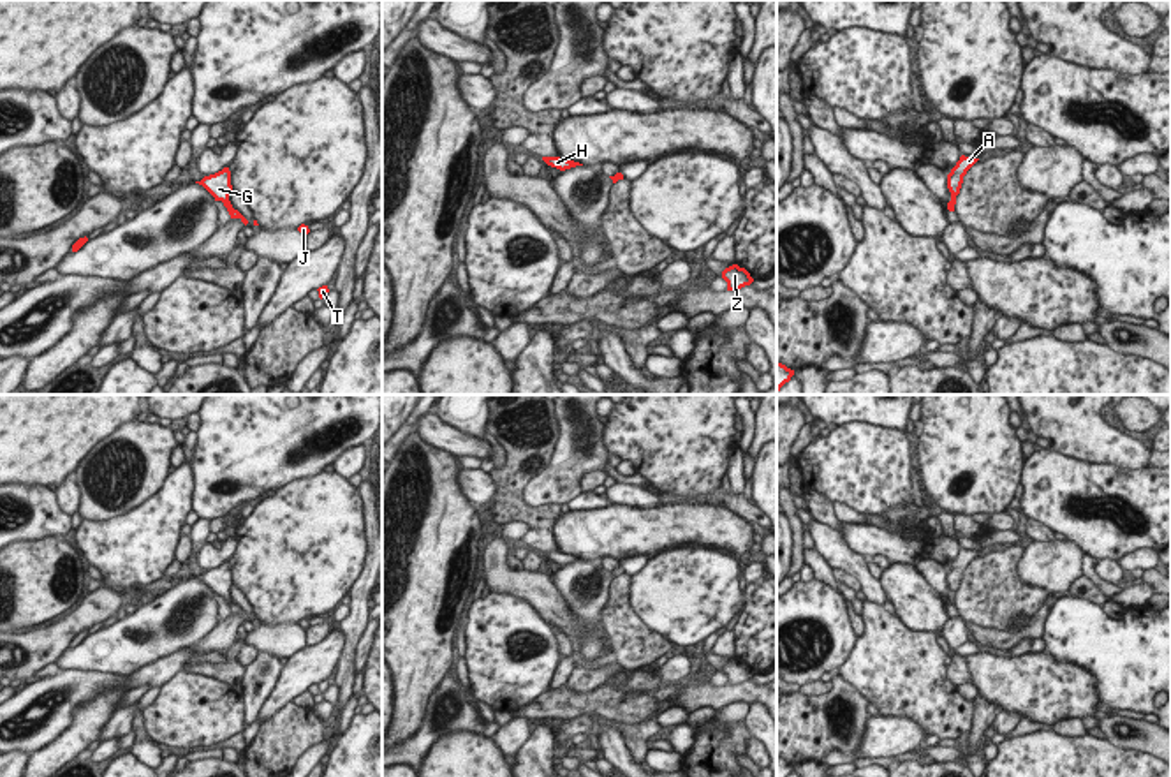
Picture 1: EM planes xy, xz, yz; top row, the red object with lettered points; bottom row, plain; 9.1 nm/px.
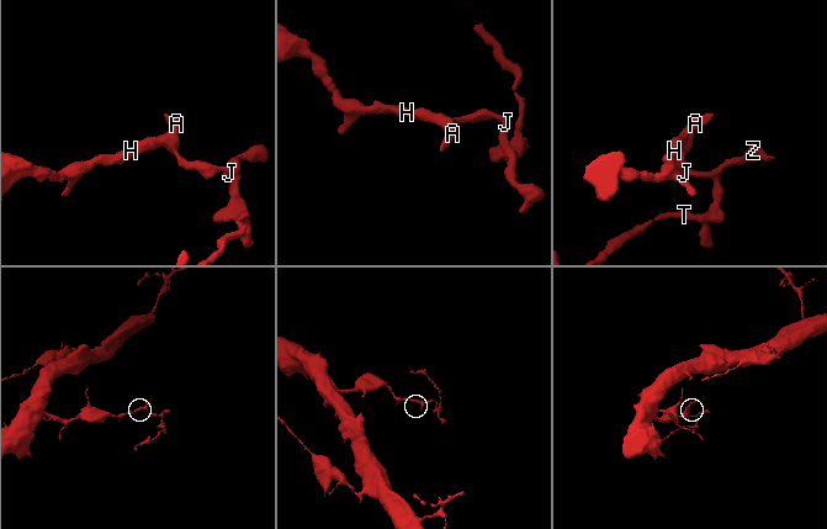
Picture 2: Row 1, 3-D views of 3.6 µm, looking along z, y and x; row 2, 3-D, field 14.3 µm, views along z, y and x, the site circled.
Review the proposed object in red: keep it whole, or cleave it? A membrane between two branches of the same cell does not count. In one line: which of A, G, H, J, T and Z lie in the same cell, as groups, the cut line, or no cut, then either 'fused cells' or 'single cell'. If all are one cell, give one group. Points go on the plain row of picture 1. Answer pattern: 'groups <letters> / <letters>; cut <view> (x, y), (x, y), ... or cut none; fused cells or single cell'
groups A G H J T Z; cut none; single cell

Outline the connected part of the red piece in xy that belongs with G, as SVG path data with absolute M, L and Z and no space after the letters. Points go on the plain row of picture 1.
M224 562L215 569L204 571L201 576L195 578L203 580L215 592L215 596L222 596L231 613L239 613L245 620L248 618L248 615L238 604L234 604L229 596L229 590L232 587L229 562Z

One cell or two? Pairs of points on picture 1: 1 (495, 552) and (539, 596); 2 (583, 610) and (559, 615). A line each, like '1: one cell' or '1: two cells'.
1: one cell
2: two cells

